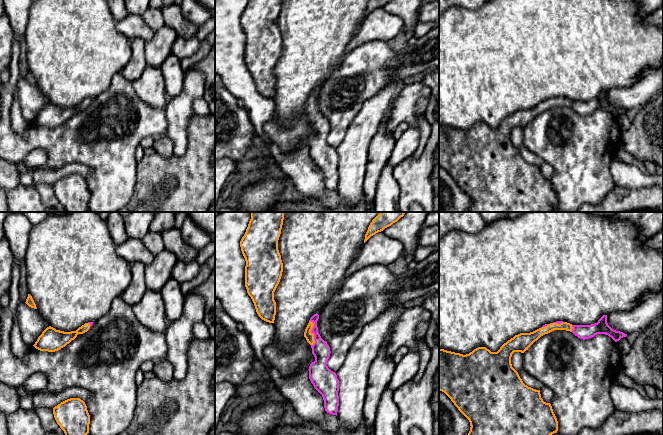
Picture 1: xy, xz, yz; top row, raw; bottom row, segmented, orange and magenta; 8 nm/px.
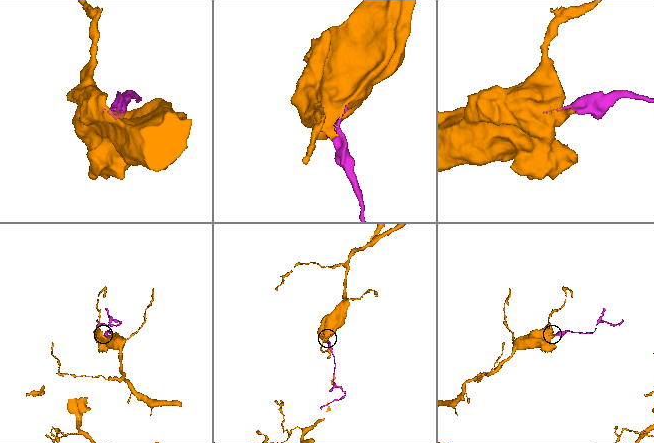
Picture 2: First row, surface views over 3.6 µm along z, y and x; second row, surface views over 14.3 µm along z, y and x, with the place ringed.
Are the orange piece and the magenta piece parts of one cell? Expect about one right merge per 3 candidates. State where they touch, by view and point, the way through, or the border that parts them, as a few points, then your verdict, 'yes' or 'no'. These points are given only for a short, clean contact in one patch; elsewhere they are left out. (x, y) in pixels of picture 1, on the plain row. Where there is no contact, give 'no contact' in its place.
contact xz (310, 108); yes

